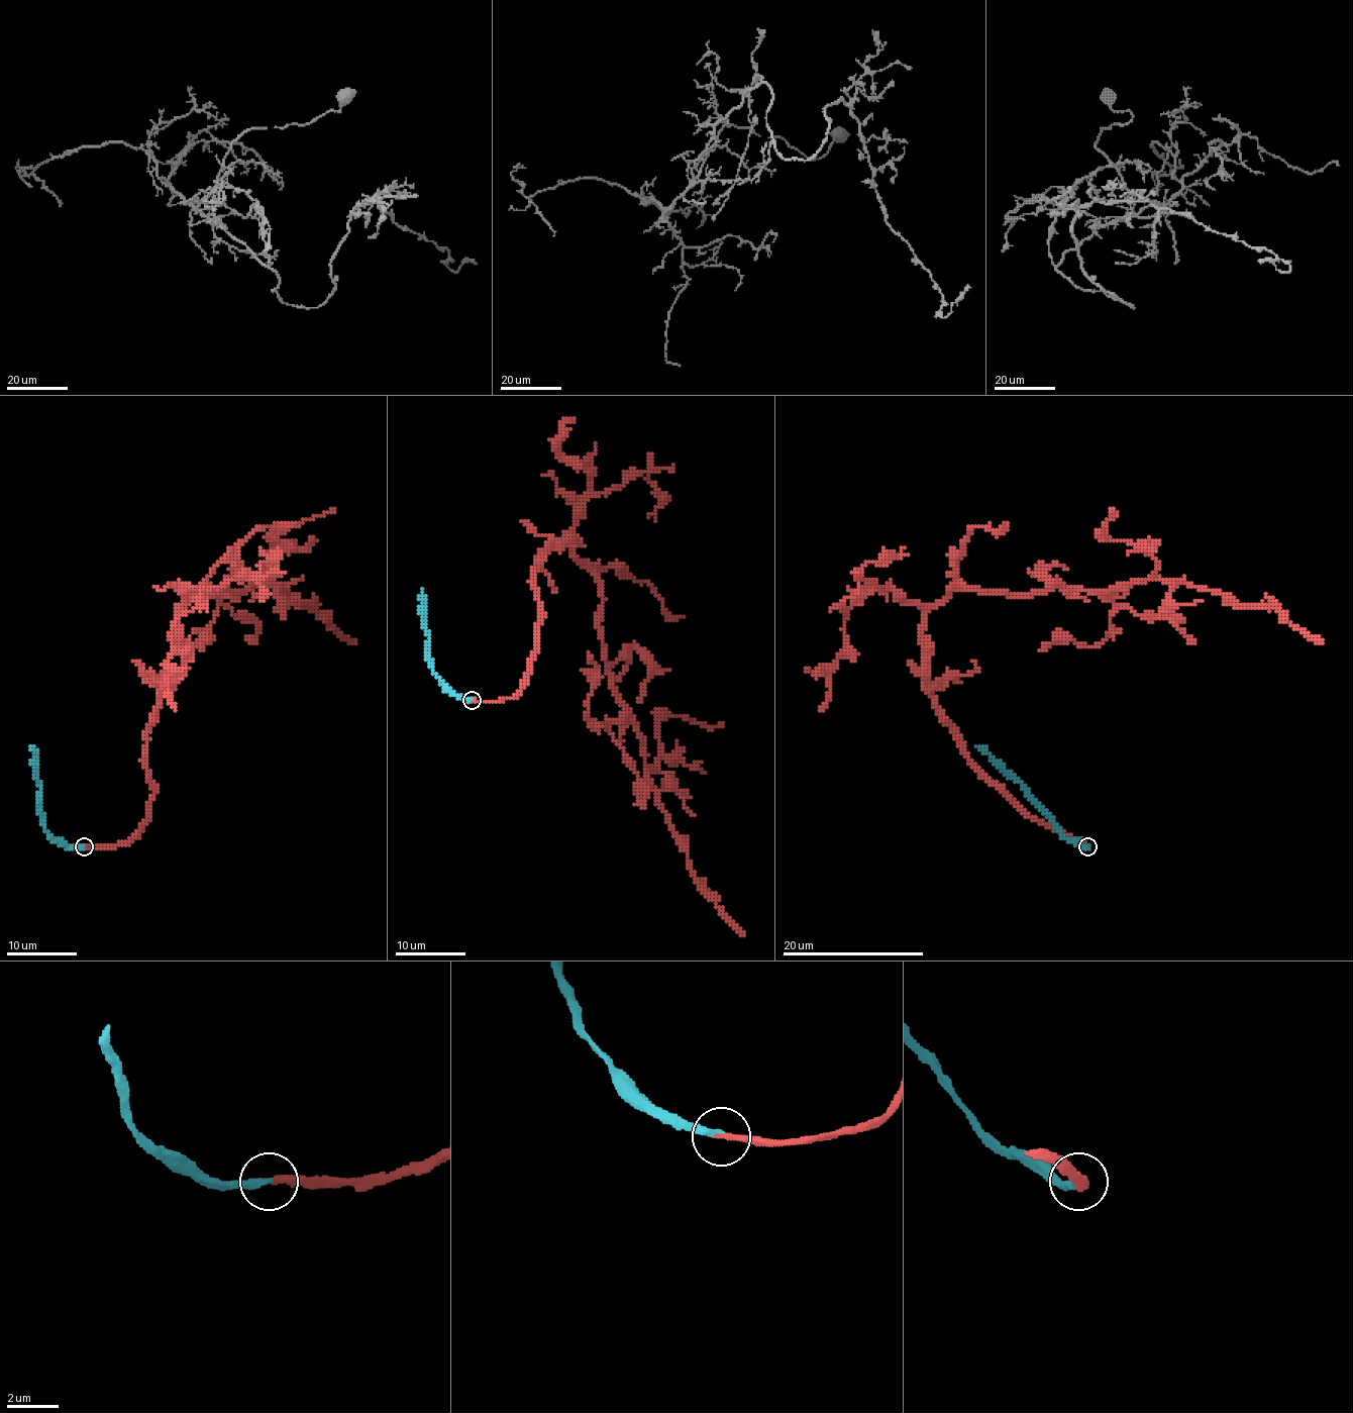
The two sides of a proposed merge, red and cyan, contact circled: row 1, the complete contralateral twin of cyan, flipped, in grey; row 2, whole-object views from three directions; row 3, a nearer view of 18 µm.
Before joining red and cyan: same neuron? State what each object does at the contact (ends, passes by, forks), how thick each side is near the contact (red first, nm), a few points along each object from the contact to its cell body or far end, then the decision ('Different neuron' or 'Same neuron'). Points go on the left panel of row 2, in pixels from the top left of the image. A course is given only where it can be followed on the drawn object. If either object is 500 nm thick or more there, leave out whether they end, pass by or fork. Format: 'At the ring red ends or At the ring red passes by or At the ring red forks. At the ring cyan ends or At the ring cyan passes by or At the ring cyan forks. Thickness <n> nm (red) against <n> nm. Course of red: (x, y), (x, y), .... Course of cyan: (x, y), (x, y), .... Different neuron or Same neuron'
At the ring red ends. At the ring cyan ends. Thickness 280 nm (red) against 280 nm. Course of red: (84, 846), (123, 844), (147, 818), (146, 729), (183, 668), (178, 614), (199, 589), (259, 579), (354, 642). Course of cyan: (84, 846), (63, 846), (45, 830), (32, 745). Same neuron

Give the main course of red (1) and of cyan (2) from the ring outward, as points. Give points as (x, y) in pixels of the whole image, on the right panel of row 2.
1: (1087, 846), (1029, 818), (969, 758), (925, 668), (930, 609), (965, 588), (1171, 579), (1273, 607), (1324, 642)
2: (1086, 846), (1077, 846), (1059, 830), (1040, 804), (976, 745)

